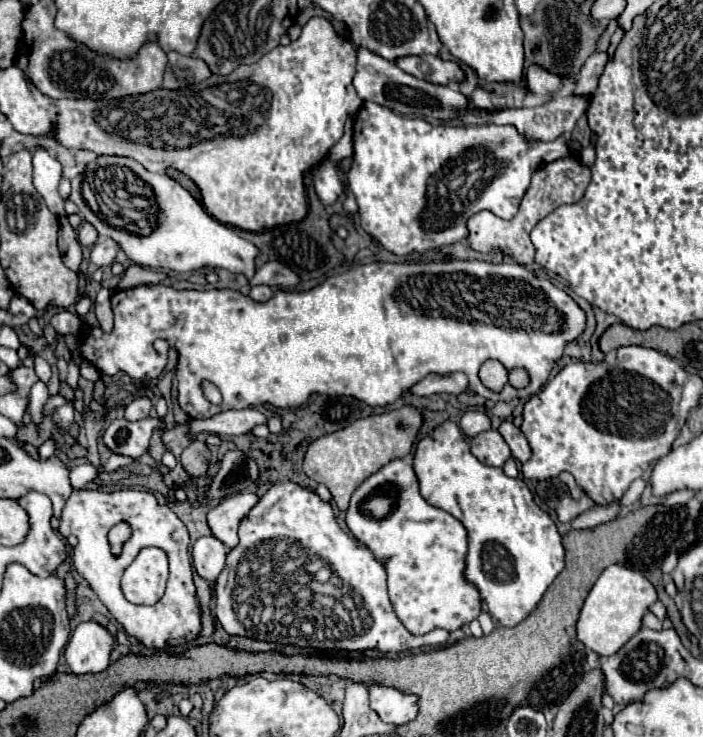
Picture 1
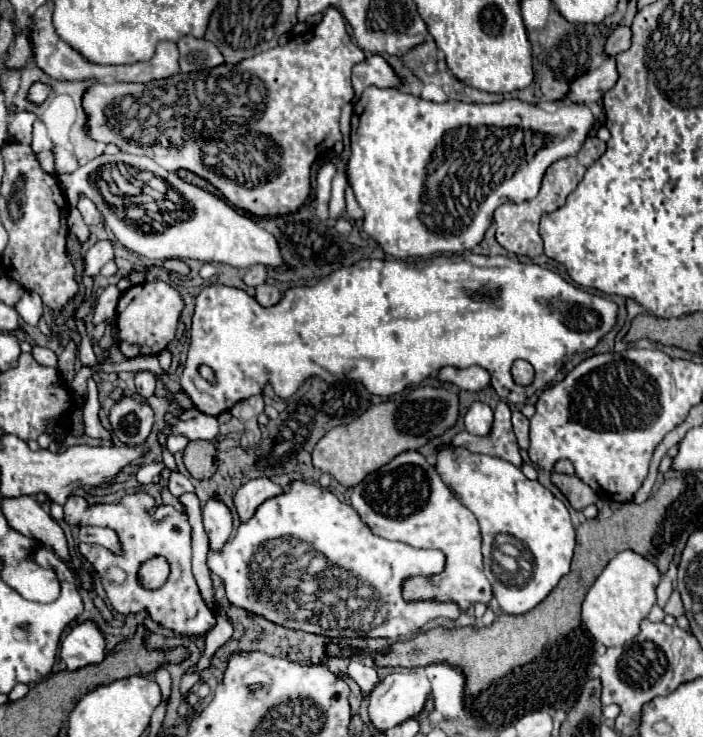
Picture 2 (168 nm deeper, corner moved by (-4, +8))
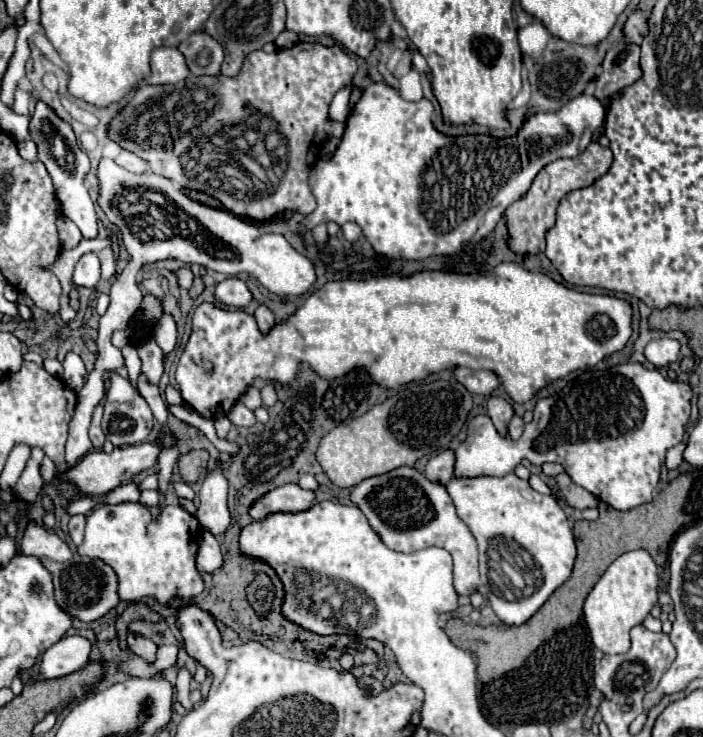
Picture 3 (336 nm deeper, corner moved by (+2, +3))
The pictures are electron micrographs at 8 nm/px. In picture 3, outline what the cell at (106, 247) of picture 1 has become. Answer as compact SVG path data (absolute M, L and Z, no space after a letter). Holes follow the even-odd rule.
M86 253L74 267L74 285L94 287L100 281L100 259L96 253Z

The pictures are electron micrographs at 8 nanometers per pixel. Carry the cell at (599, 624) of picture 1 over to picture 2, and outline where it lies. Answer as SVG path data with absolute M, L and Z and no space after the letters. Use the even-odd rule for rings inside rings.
M634 550L616 554L604 572L598 576L594 586L588 590L582 604L582 622L590 634L604 646L626 644L640 632L640 622L648 616L650 608L656 604L656 586L660 582L660 572L648 558Z

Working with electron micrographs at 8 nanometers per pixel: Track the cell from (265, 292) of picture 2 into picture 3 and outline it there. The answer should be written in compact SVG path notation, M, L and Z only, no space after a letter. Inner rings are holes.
M258 305L258 309L256 309L254 317L256 317L256 323L258 323L258 327L262 329L262 333L266 333L266 331L276 323L274 313L272 313L266 305Z

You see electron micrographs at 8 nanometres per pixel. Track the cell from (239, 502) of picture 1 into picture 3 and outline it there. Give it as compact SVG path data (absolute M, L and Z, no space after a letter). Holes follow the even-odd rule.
M288 483L288 485L276 487L276 489L264 493L262 497L258 497L248 507L248 515L252 519L264 519L268 513L304 511L304 509L308 509L308 505L312 505L312 501L314 501L312 491L304 491L302 487Z

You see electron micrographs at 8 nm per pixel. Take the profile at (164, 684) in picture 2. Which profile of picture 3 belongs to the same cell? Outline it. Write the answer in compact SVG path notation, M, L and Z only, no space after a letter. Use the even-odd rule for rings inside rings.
M130 631L126 641L128 641L128 647L130 647L138 657L142 657L146 663L152 663L152 661L154 661L154 657L156 657L156 645L154 645L150 639L146 639L146 637Z

